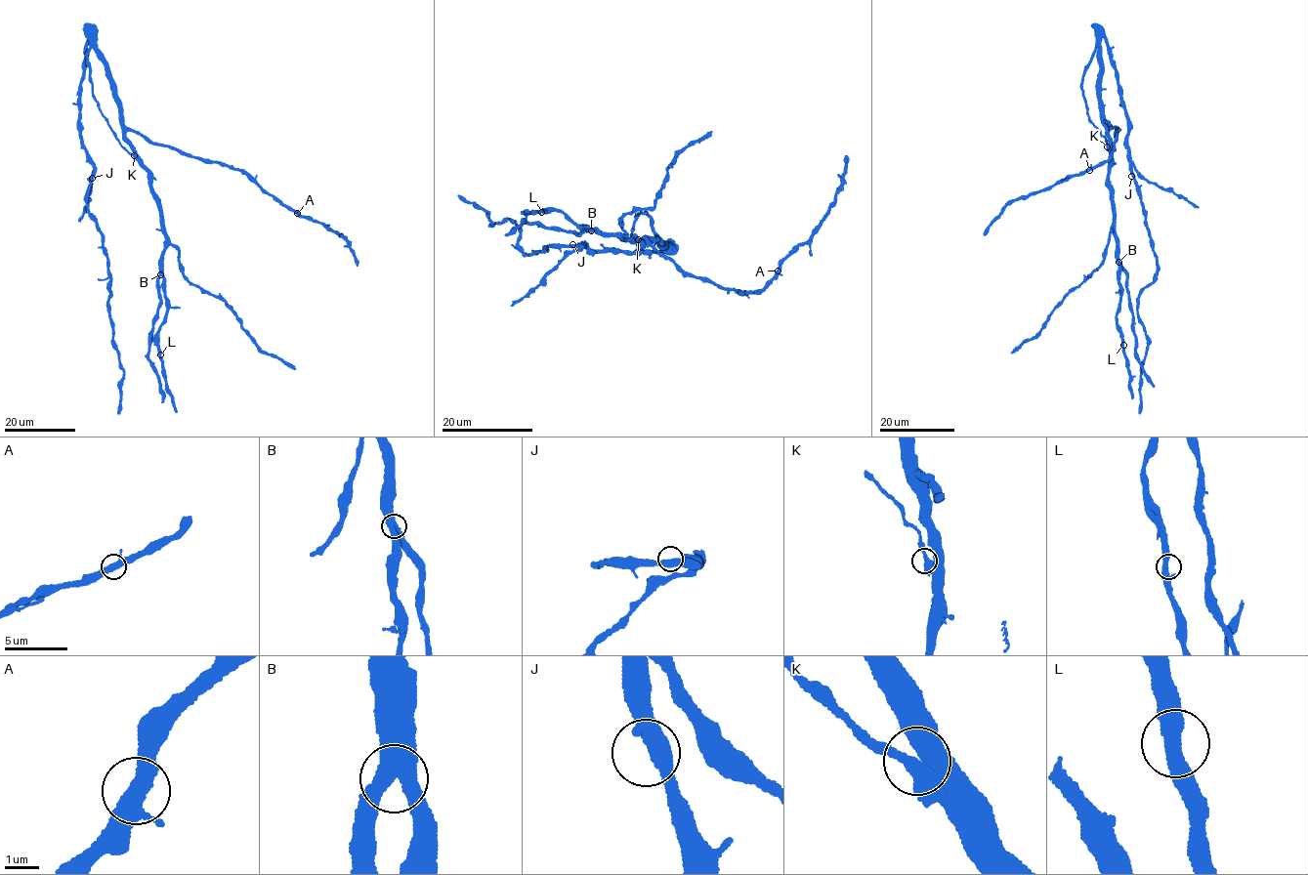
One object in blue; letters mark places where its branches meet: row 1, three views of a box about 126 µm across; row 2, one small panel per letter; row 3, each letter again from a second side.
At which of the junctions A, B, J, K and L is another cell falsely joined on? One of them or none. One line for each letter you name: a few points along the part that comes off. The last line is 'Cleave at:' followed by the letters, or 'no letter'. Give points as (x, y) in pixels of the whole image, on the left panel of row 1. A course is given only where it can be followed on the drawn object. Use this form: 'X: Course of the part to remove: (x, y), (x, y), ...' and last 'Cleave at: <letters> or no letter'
Cleave at: no letter

